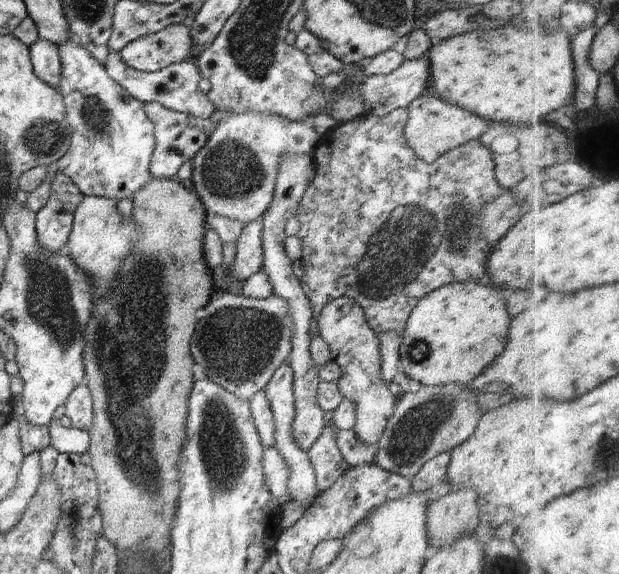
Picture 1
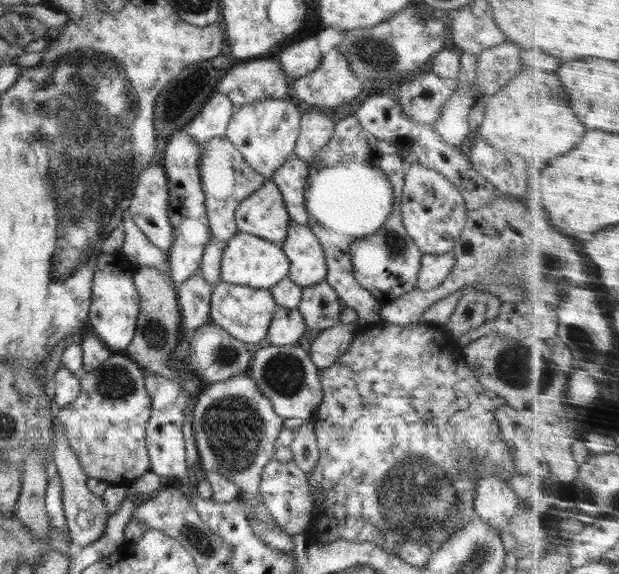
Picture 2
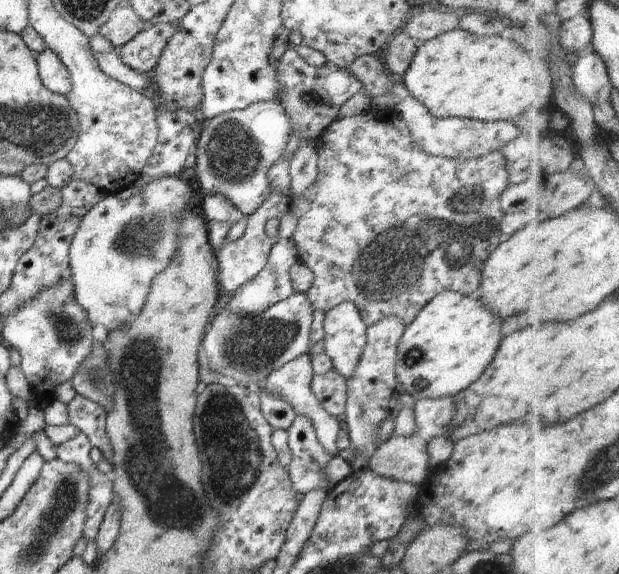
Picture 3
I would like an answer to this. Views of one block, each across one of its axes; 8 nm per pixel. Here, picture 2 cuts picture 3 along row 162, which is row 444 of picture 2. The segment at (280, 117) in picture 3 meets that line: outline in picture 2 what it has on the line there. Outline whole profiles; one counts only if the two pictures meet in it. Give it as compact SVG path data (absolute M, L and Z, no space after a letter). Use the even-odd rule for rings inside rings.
M247 373L232 376L228 380L215 382L208 386L203 386L202 390L195 396L196 403L192 416L194 420L193 436L195 437L198 447L199 464L201 468L207 472L217 472L222 476L226 476L239 488L240 494L238 499L241 499L249 512L246 512L248 520L262 523L265 529L280 529L274 517L268 512L264 506L259 491L259 482L264 466L267 462L277 456L277 441L279 432L283 429L284 418L278 416L273 409L271 400L264 396L257 387L256 381L251 379Z

